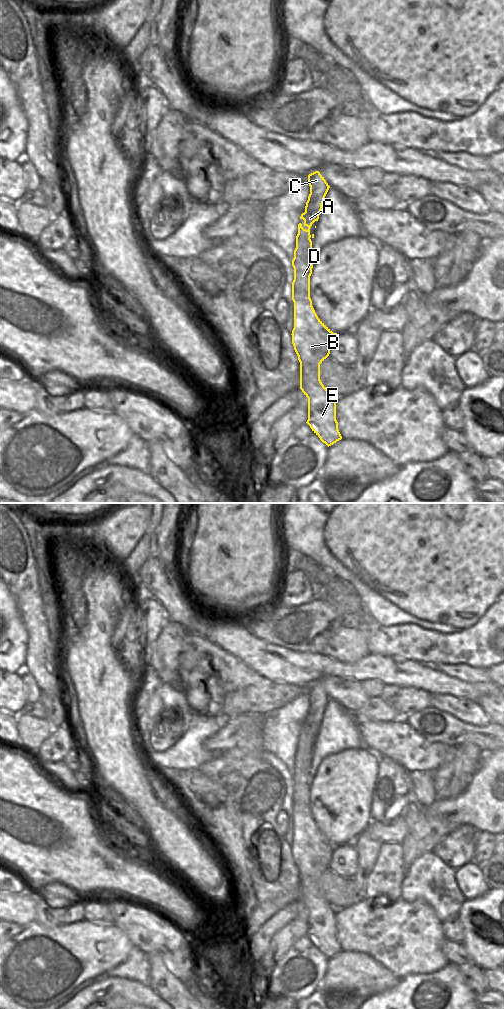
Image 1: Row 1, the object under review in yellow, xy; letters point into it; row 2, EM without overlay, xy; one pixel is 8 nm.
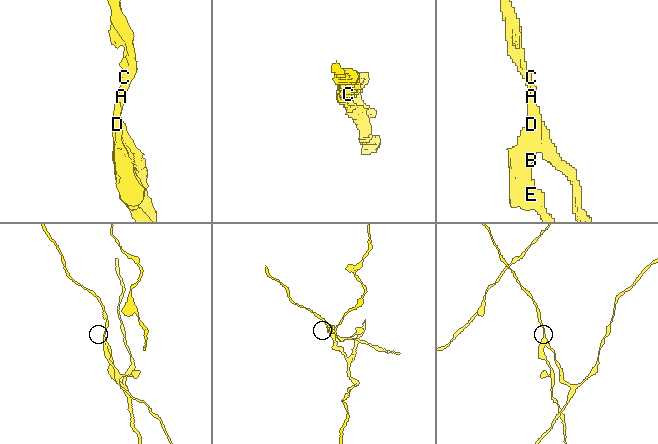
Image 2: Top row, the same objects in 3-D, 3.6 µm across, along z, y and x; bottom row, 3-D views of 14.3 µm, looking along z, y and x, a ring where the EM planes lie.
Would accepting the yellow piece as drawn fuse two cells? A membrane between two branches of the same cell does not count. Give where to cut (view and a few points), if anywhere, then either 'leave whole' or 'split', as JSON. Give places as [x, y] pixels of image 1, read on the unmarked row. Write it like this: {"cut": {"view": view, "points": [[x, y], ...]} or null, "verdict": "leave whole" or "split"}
{"cut": {"view": "xy", "points": [[292, 802], [295, 802], [299, 809], [304, 812], [309, 807]]}, "verdict": "split"}

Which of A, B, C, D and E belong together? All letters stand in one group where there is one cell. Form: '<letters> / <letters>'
A C D / B E

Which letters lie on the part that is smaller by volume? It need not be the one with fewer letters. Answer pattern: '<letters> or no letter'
B, E

